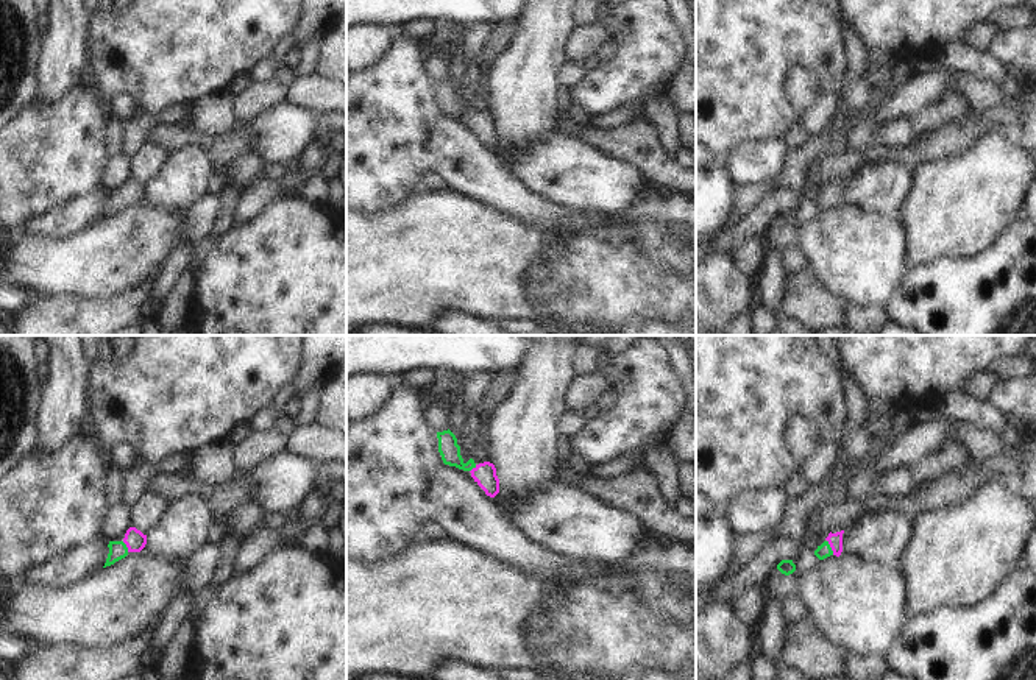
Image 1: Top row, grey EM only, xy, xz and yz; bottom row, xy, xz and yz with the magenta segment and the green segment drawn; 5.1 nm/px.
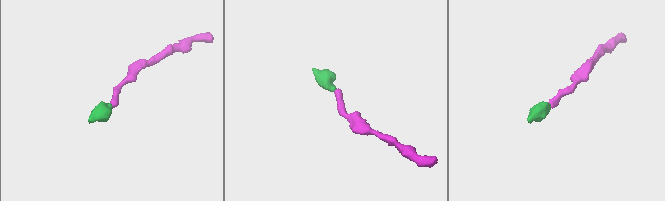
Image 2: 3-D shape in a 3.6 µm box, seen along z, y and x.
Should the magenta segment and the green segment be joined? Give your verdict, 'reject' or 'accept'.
accept

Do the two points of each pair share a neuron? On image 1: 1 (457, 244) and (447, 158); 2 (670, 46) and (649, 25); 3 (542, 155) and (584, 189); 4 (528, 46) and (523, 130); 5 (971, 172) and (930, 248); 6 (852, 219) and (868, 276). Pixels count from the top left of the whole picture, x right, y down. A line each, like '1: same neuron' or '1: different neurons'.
1: different neurons
2: same neuron
3: same neuron
4: same neuron
5: same neuron
6: same neuron

